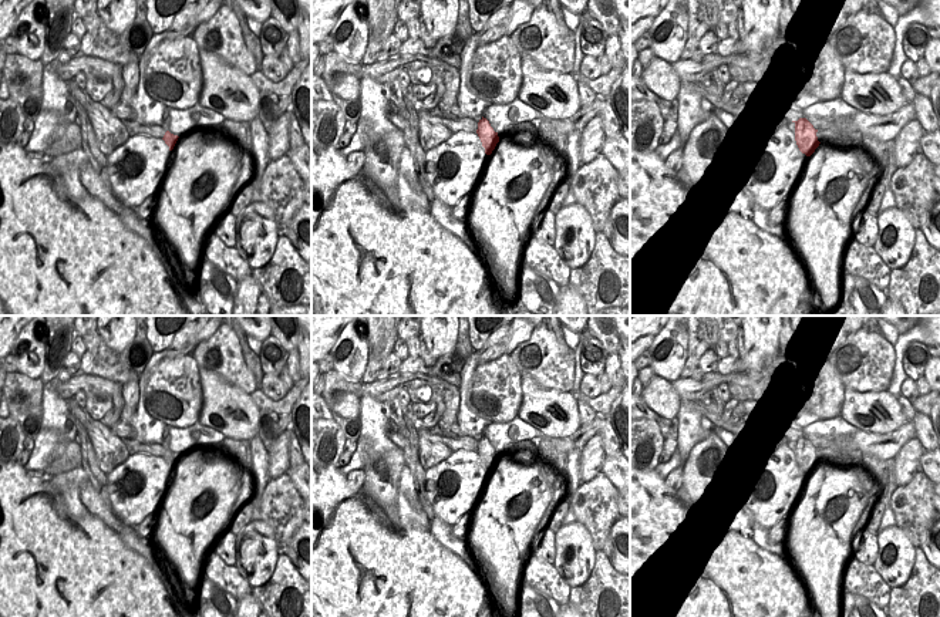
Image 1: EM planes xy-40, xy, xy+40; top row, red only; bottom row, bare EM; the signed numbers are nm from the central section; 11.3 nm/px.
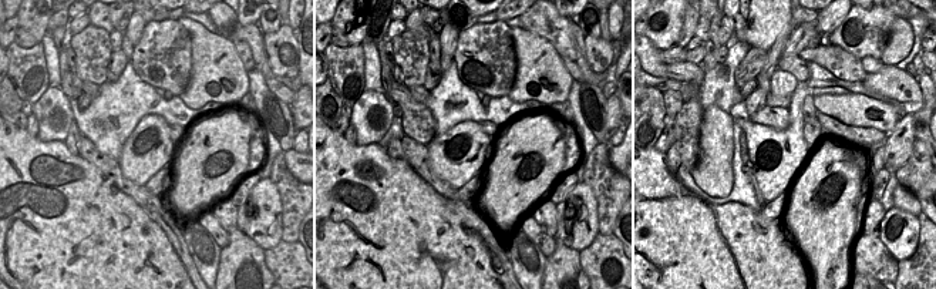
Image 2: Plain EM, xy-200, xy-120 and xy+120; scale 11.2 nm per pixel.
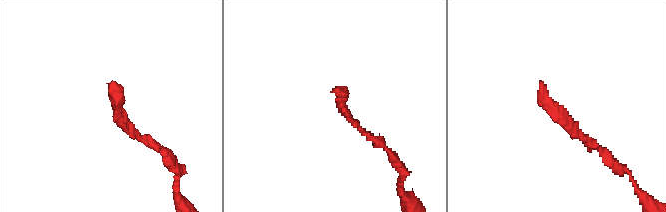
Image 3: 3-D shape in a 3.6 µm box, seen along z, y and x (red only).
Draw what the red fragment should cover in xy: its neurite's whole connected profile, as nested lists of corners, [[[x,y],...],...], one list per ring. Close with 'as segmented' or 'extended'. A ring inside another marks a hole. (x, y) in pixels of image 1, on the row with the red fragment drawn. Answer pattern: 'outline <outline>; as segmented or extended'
outline [[[482,117],[479,119],[476,134],[482,142],[482,146],[485,148],[485,154],[491,155],[496,144],[499,142],[499,136],[486,118]]]; as segmented

